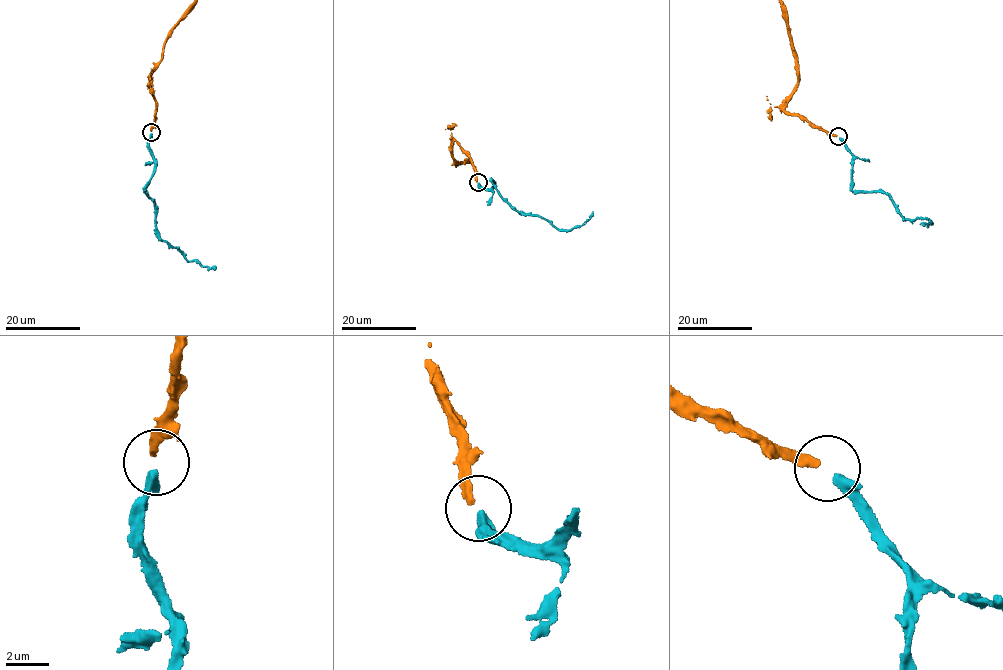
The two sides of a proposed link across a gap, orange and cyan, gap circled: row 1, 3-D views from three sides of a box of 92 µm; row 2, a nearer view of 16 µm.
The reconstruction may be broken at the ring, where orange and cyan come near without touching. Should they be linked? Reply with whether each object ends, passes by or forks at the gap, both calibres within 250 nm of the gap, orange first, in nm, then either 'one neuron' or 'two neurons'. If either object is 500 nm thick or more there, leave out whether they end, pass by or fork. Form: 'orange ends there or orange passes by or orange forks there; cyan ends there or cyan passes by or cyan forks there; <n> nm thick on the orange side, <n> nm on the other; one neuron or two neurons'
orange ends there; cyan ends there; 360 nm thick on the orange side, 440 nm on the other; one neuron

